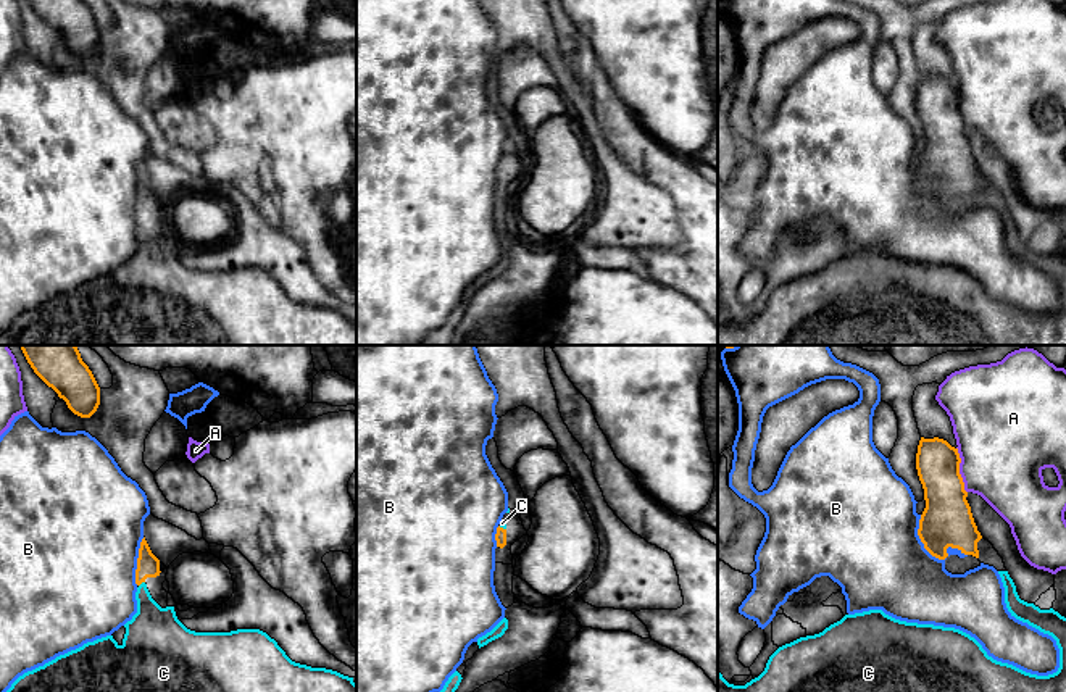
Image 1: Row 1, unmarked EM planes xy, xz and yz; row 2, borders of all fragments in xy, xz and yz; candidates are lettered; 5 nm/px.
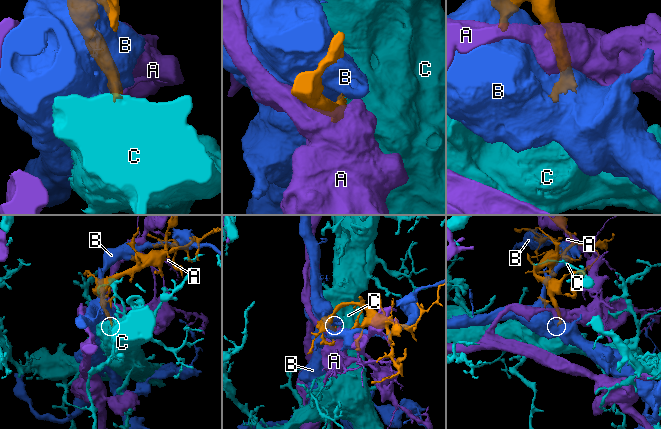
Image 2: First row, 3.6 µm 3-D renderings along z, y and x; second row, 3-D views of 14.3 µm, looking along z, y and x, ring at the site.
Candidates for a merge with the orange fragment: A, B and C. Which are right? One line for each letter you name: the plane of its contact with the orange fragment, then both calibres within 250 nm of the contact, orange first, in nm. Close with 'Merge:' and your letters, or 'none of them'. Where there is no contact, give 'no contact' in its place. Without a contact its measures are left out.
C: xy | 110/260 nm
Merge: C

